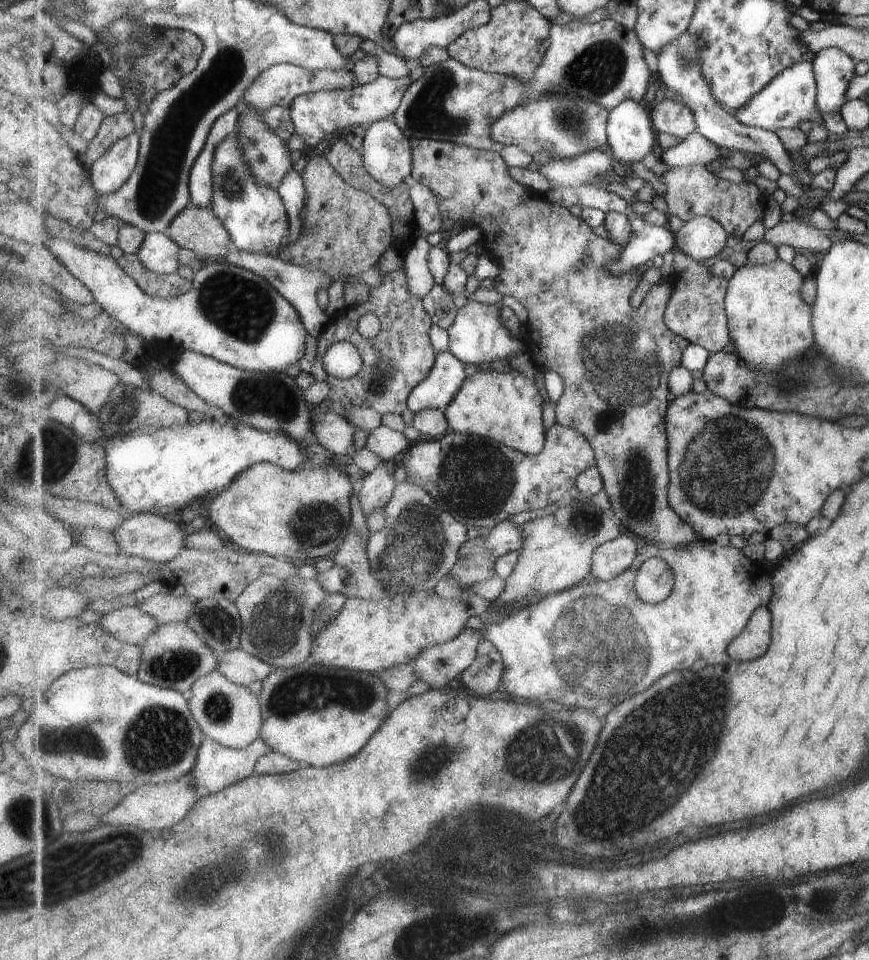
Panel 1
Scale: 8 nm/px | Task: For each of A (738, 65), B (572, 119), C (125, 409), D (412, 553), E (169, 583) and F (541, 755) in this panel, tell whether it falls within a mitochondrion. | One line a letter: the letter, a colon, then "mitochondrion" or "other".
A: other
B: mitochondrion
C: mitochondrion
D: mitochondrion
E: other
F: mitochondrion

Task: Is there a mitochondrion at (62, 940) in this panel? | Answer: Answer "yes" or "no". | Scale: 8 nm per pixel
no

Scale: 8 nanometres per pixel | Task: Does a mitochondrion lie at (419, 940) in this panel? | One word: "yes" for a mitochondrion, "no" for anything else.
yes

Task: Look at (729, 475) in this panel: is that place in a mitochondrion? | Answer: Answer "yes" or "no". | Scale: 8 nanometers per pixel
yes

